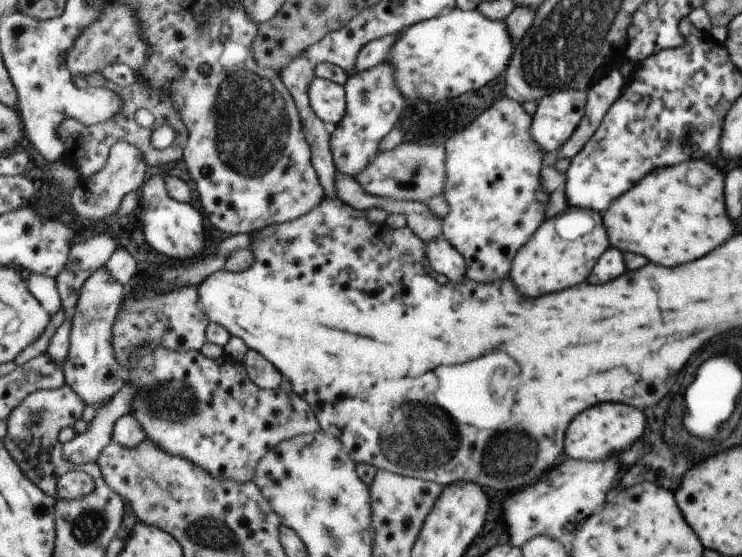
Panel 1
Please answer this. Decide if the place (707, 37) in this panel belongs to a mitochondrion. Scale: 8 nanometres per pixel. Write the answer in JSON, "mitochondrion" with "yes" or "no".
{"mitochondrion":"no"}

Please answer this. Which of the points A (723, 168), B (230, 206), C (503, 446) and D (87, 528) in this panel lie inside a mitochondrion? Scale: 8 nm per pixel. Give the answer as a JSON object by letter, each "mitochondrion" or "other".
{"A":"other","B":"other","C":"mitochondrion","D":"mitochondrion"}

